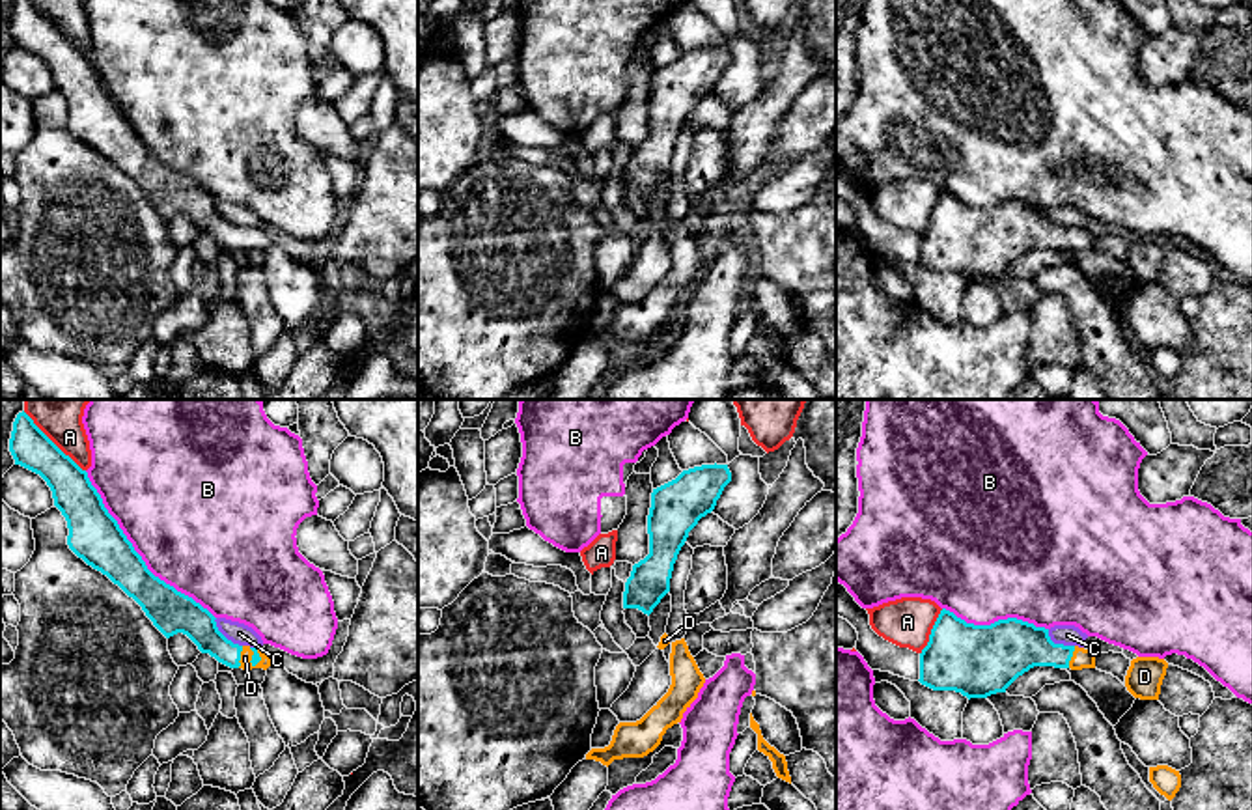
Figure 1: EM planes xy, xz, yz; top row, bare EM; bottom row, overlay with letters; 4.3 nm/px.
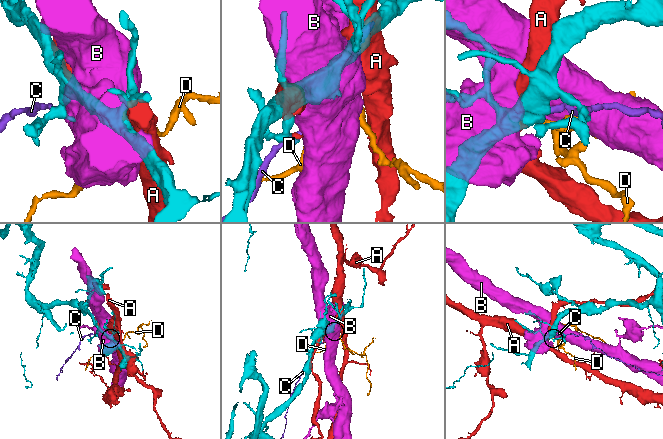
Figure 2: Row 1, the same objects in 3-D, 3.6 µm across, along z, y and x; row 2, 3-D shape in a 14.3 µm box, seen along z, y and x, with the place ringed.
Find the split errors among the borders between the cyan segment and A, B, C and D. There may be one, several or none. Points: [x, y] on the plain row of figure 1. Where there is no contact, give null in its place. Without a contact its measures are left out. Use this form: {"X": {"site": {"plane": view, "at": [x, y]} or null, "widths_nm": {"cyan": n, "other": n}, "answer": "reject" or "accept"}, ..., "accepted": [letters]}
{"A": {"site": {"plane": "xy", "at": [56, 28]}, "widths_nm": {"cyan": 180, "other": 140}, "answer": "reject"}, "B": {"site": {"plane": "xy", "at": [137, 135]}, "widths_nm": {"cyan": 220, "other": 500}, "answer": "reject"}, "C": {"site": {"plane": "xy", "at": [222, 217]}, "widths_nm": {"cyan": 190, "other": 90}, "answer": "reject"}, "D": {"site": {"plane": "xy", "at": [239, 239]}, "widths_nm": {"cyan": 150, "other": 50}, "answer": "accept"}, "accepted": ["D"]}

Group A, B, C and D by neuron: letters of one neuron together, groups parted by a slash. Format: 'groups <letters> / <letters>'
groups A / B / C / D

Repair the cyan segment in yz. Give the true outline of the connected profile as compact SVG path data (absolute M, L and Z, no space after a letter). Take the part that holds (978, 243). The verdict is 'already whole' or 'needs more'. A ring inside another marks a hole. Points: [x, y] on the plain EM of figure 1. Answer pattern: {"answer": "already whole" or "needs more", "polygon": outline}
{"answer": "needs more", "polygon": "M942 190L920 235L920 265L987 280L1034 248L1095 250L1095 237L1078 228L1054 226L1049 211L1008 200L974 207Z"}

